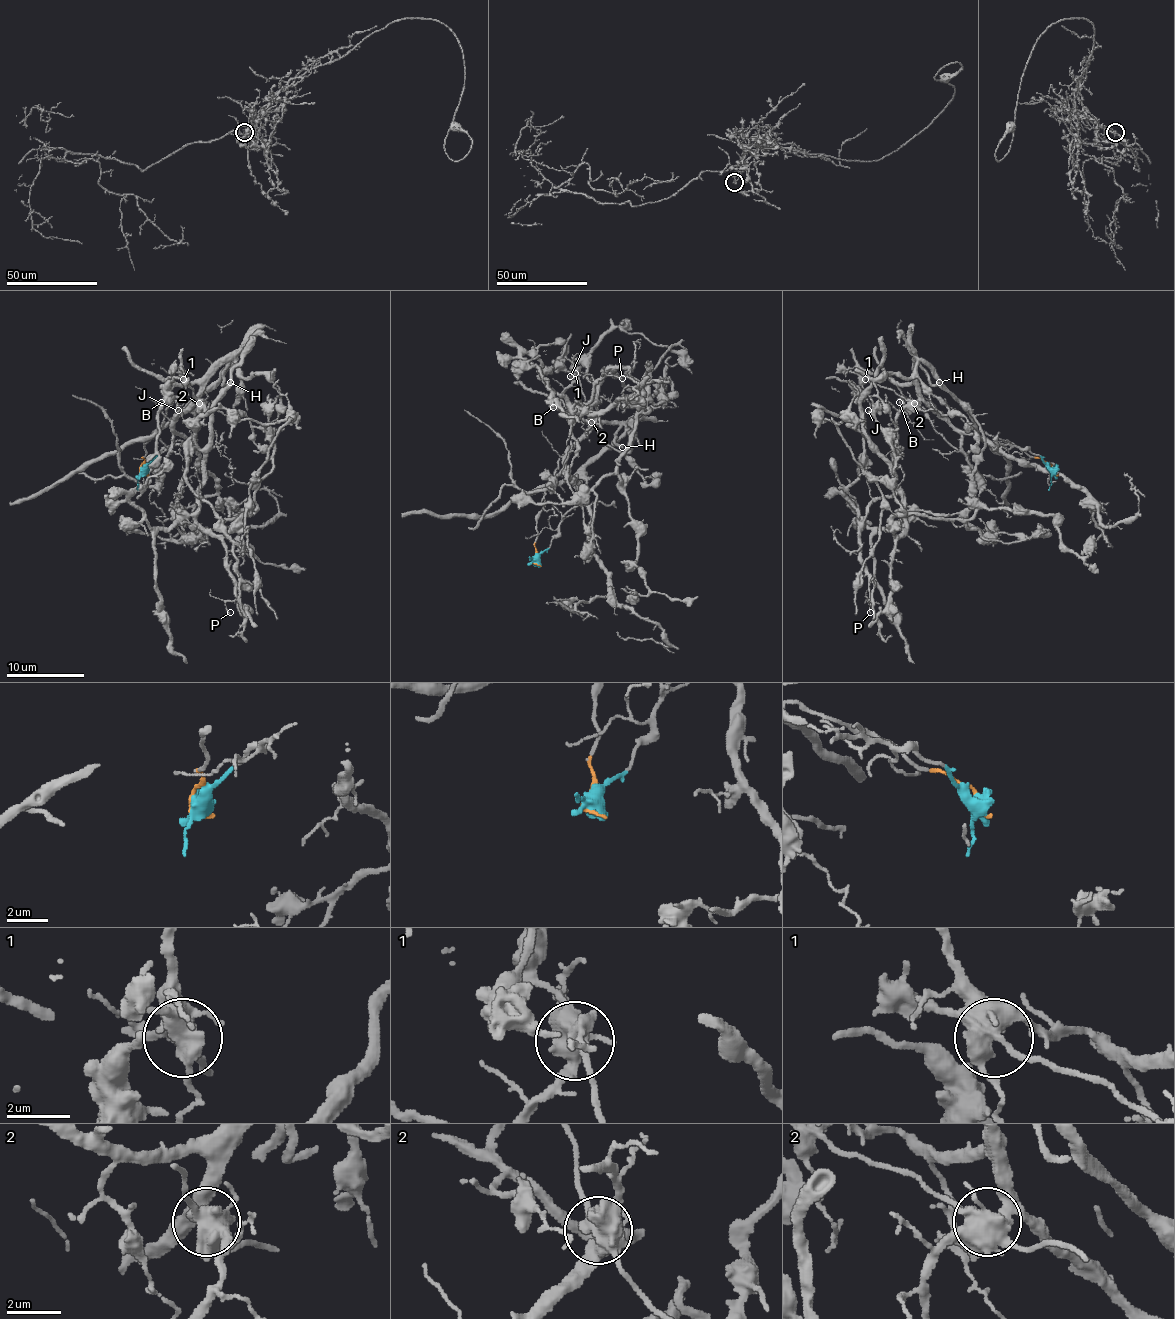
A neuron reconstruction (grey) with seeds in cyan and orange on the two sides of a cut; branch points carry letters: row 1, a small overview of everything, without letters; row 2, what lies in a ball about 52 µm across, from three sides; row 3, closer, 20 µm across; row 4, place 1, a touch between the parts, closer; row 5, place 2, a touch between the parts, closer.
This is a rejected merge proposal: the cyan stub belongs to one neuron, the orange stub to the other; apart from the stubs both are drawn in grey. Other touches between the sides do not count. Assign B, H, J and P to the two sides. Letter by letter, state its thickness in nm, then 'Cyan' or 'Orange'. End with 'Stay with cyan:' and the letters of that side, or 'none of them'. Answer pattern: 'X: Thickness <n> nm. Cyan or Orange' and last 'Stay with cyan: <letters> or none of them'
B: Thickness 170 nm. Cyan
H: Thickness 280 nm. Cyan
J: Thickness 90 nm. Cyan
P: Thickness 120 nm. Cyan
Stay with cyan: B, H, J, P

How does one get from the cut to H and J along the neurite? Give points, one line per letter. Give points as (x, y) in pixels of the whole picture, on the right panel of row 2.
H: (1053, 471), (1025, 448), (994, 446), (948, 422), (922, 397), (914, 366), (932, 384), (940, 382)
J: (1053, 471), (1025, 448), (994, 446), (948, 422), (918, 385), (872, 374), (862, 385), (868, 411)

